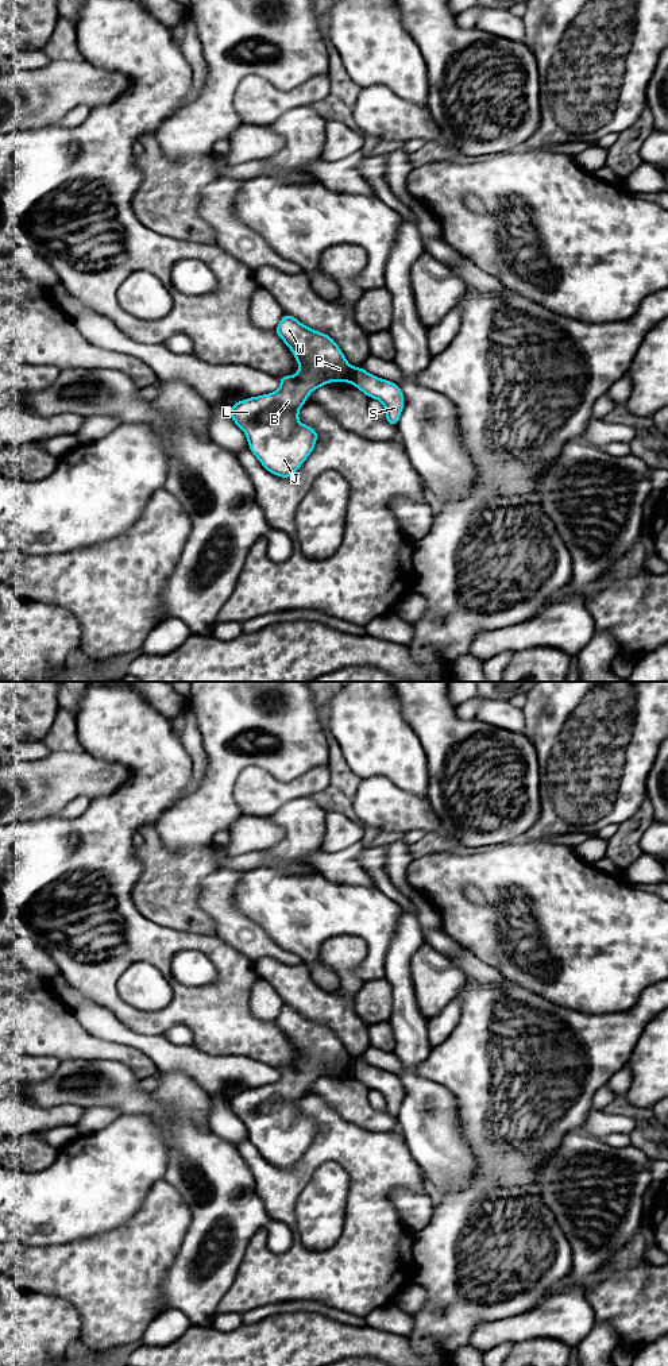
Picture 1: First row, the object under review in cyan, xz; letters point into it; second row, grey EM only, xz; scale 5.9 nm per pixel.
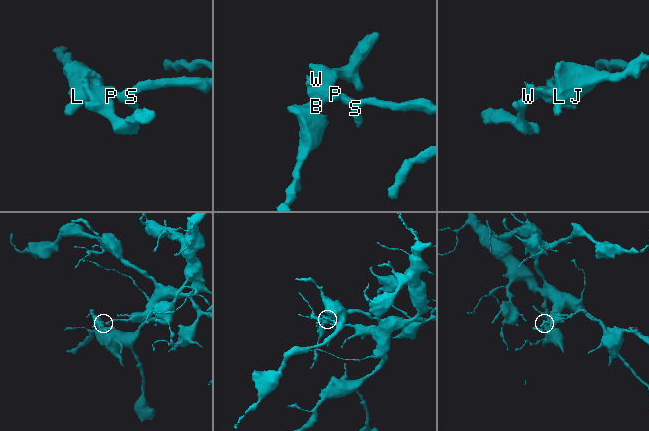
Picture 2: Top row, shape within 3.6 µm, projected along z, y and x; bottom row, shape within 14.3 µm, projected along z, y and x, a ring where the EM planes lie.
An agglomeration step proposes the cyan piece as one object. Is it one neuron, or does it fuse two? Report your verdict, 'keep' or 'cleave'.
cleave

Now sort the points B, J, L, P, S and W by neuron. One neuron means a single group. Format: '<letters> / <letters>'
B J L P W / S

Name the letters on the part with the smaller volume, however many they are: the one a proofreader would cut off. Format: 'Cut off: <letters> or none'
Cut off: B, J, L, P, W

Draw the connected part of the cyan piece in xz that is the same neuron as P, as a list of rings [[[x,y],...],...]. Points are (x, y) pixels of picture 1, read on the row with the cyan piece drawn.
[[[283,315],[275,333],[290,348],[300,370],[293,377],[278,377],[281,387],[277,391],[233,404],[229,406],[229,416],[246,433],[248,448],[260,464],[279,478],[291,478],[313,452],[318,437],[316,429],[298,421],[301,406],[313,390],[328,382],[352,382],[355,367],[347,362],[343,351],[329,335],[304,325],[291,315]]]

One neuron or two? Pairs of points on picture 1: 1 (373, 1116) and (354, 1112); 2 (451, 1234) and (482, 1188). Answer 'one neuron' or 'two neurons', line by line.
1: one neuron
2: one neuron

